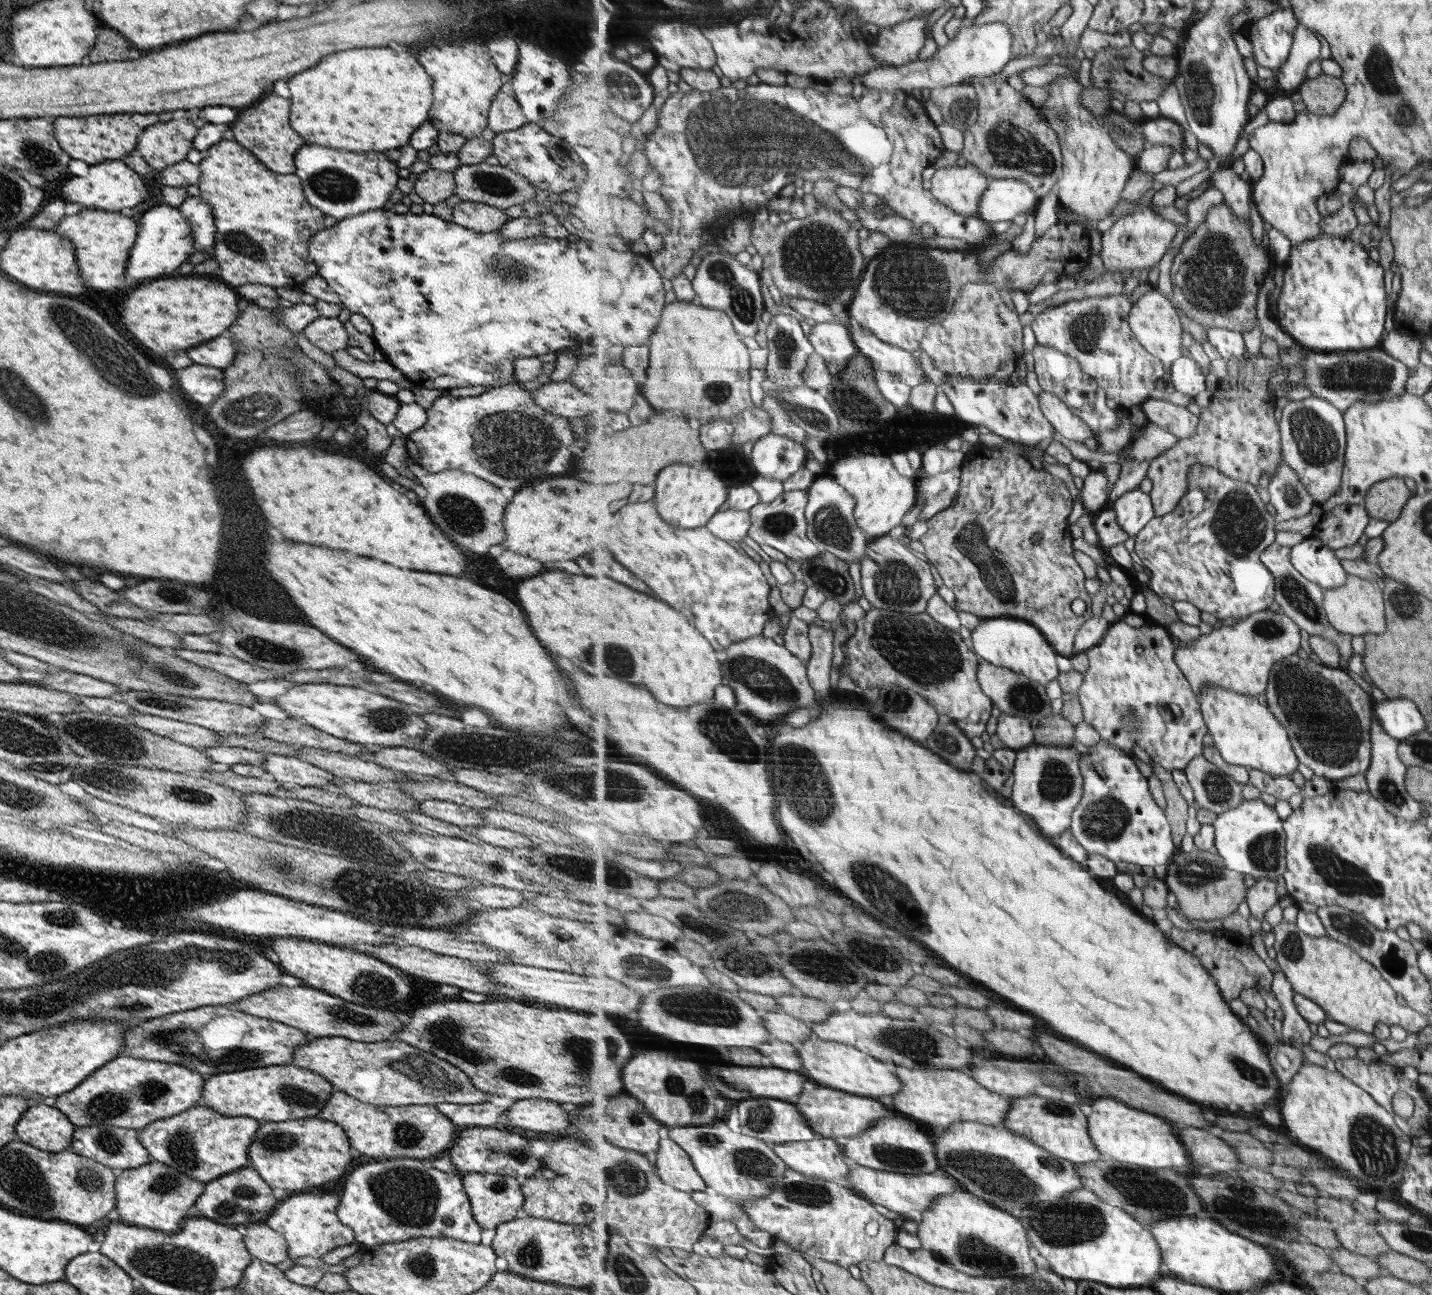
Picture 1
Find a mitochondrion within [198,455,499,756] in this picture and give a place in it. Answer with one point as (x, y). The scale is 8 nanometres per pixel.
(460, 515)

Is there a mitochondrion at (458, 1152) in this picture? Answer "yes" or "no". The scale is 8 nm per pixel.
no

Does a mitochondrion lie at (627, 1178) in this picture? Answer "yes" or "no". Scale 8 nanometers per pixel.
yes

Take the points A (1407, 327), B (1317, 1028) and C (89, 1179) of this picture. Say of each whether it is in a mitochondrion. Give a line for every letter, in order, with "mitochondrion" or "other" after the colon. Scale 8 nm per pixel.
A: other
B: other
C: mitochondrion

